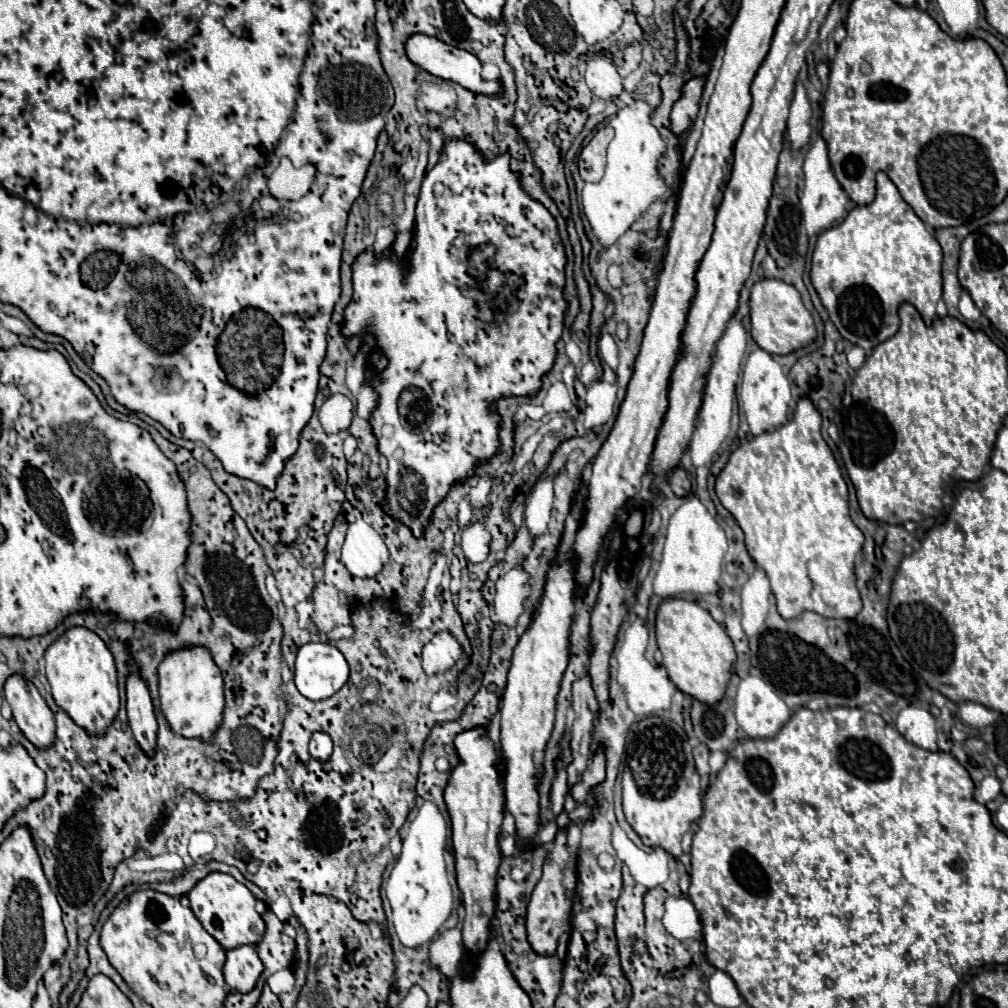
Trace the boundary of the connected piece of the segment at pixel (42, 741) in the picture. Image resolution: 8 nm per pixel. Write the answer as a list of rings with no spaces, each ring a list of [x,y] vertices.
[[[15,672],[5,682],[5,698],[21,732],[37,746],[45,748],[55,736],[55,716],[37,686]]]

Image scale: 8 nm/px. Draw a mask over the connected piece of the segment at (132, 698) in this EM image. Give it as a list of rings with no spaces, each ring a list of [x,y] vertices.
[[[135,670],[127,676],[127,716],[137,744],[145,754],[153,754],[157,738],[157,720],[147,682],[141,672]]]

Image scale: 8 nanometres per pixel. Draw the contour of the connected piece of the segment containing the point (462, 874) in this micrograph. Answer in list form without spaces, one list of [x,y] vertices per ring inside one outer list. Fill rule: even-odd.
[[[489,724],[473,726],[469,730],[459,732],[455,736],[455,750],[459,756],[459,764],[449,774],[449,782],[445,788],[445,804],[451,818],[457,882],[467,912],[463,922],[463,946],[465,952],[481,952],[489,940],[489,924],[493,916],[493,884],[501,862],[499,830],[505,810],[505,772],[499,768],[501,750],[489,736]]]

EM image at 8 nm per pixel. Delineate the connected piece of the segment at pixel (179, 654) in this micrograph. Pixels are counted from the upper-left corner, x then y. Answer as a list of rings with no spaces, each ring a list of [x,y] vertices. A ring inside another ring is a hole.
[[[183,646],[169,654],[159,664],[159,698],[161,710],[173,732],[185,738],[211,740],[221,724],[223,714],[223,678],[205,646]]]

